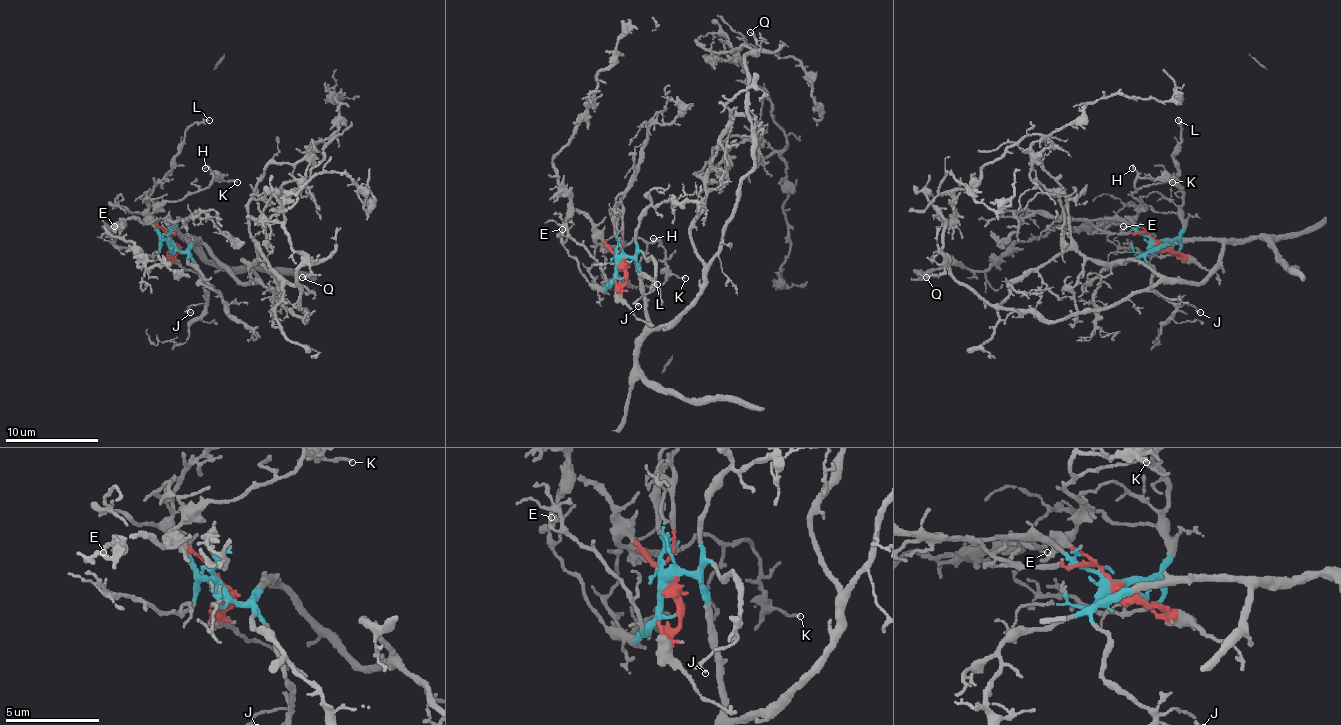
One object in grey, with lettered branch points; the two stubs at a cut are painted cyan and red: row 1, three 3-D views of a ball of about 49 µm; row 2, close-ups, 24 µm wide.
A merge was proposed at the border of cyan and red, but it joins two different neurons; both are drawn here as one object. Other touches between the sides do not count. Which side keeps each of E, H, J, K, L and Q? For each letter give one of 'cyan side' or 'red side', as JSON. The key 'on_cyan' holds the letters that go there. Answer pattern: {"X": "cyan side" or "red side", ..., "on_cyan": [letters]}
{"E": "red side", "H": "red side", "J": "cyan side", "K": "red side", "L": "cyan side", "Q": "cyan side", "on_cyan": ["J", "L", "Q"]}

